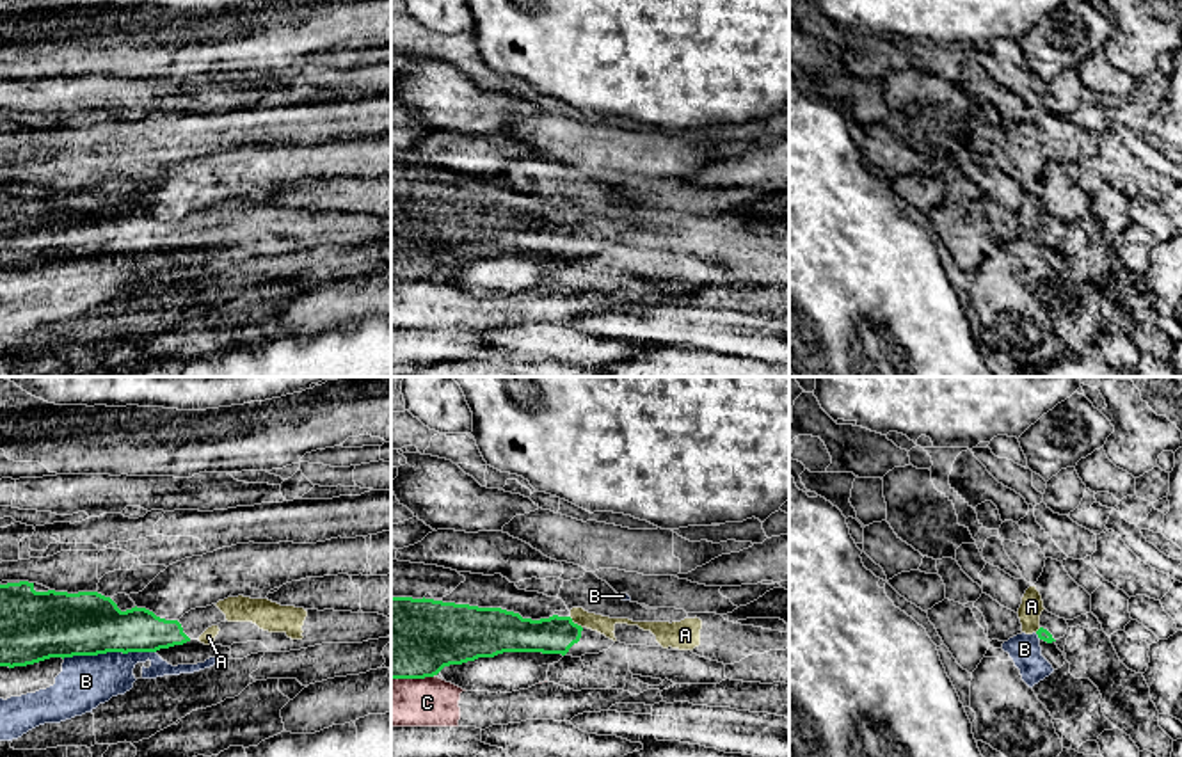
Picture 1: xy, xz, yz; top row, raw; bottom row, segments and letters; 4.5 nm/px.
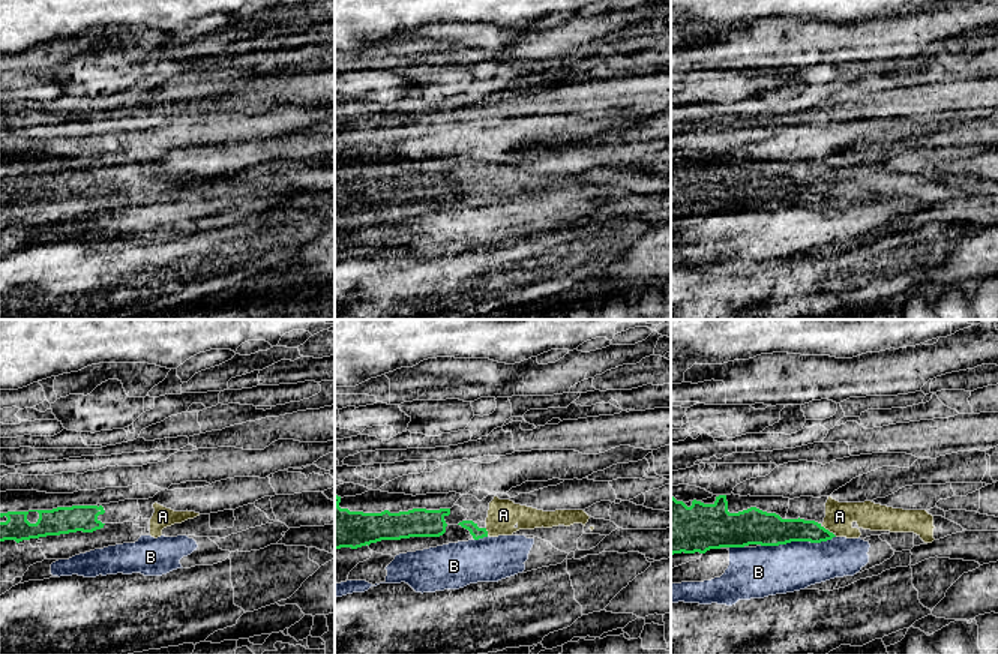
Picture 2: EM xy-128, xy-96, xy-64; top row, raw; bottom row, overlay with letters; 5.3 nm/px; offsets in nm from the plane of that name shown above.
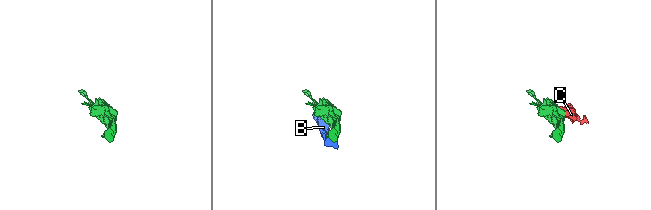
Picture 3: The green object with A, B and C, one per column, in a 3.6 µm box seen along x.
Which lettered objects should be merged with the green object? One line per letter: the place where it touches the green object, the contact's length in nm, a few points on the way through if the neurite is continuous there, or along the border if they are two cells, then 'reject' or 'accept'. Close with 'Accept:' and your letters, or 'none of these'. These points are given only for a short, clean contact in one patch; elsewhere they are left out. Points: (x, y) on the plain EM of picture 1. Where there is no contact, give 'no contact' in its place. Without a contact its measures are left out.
A: contact xz (576, 226); length 80 nm; way xz (555, 237), (576, 226), (590, 223); accept
B: contact xy (109, 253); length 420 nm; reject
C: contact xz (413, 279); length 200 nm; border xz (434, 276), (391, 283); reject
Accept: A

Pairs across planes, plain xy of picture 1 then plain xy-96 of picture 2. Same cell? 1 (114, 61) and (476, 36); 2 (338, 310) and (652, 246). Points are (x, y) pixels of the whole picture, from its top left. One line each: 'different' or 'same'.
1: same
2: same

